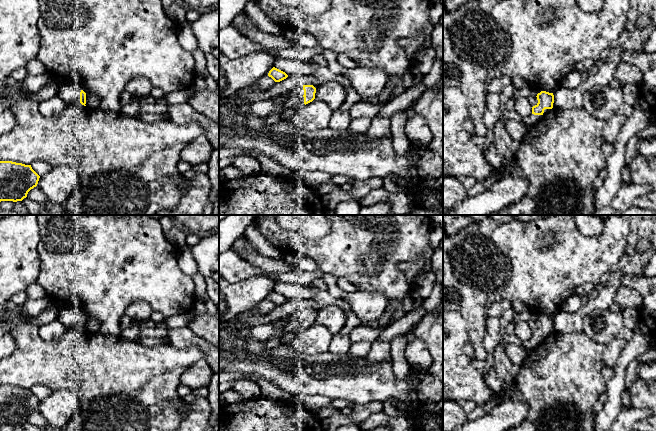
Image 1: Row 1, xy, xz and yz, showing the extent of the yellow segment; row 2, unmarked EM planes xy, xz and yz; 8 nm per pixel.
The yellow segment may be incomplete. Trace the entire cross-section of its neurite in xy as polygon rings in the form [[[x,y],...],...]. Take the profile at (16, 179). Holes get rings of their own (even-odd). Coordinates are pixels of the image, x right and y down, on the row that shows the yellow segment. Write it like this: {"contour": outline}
{"contour": [[[0,161],[0,202],[22,201],[37,186],[39,178],[31,165]]]}

